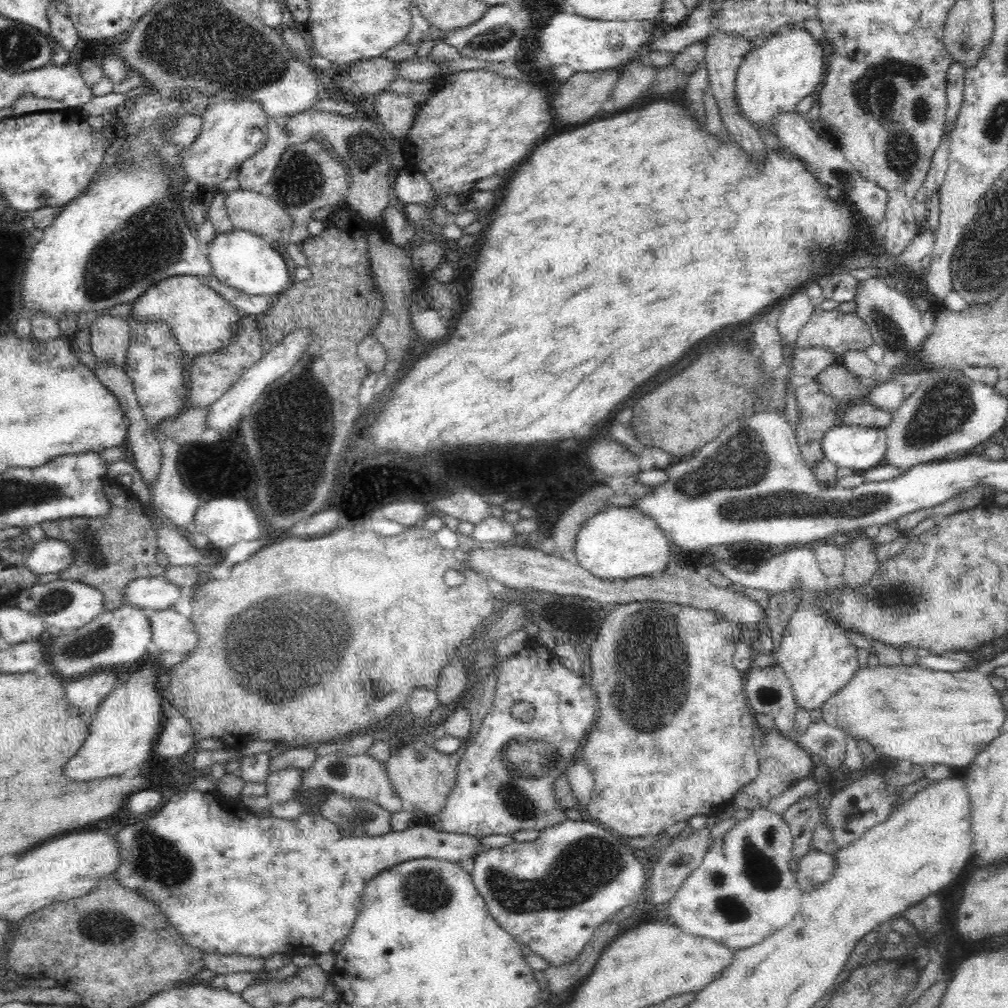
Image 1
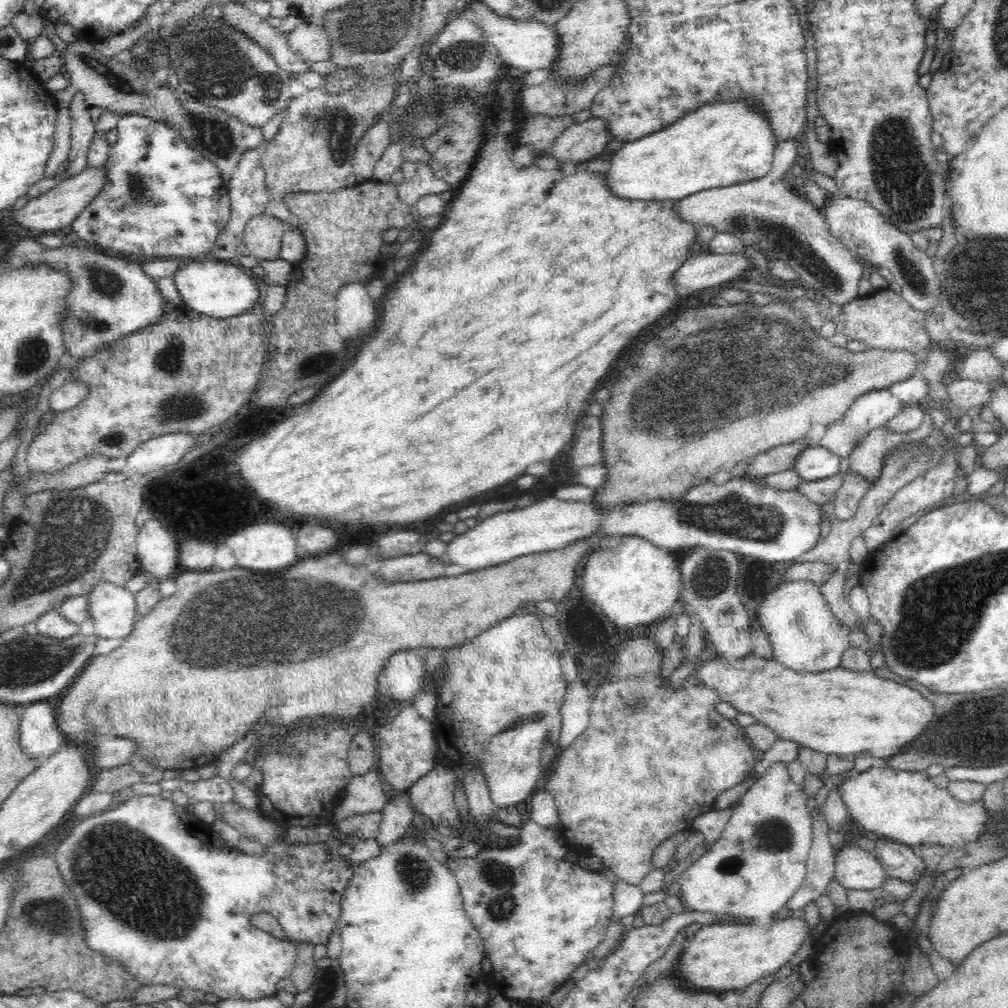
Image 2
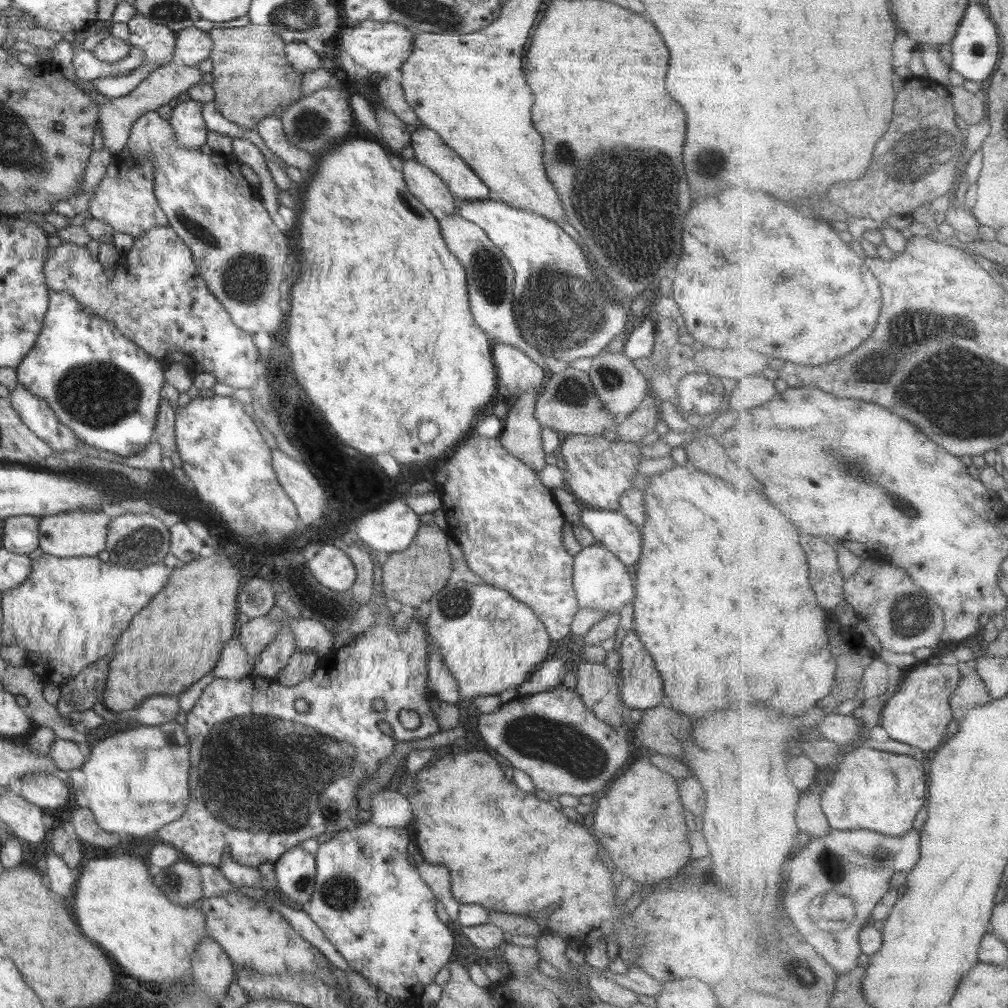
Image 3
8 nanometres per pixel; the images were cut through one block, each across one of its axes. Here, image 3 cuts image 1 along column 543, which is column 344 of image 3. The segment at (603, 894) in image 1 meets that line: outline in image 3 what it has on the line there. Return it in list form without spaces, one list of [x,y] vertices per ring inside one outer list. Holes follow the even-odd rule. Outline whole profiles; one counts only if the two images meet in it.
[[[369,820],[357,825],[355,830],[342,830],[334,838],[320,844],[318,852],[315,854],[316,874],[314,892],[305,909],[311,916],[311,919],[322,929],[326,938],[330,939],[330,942],[334,944],[334,948],[348,961],[353,971],[360,973],[370,983],[397,1001],[406,1001],[414,1004],[424,992],[424,988],[428,984],[432,984],[436,980],[436,974],[450,962],[451,952],[454,952],[454,936],[452,935],[451,924],[442,922],[438,915],[436,915],[435,906],[437,898],[434,896],[432,889],[422,880],[422,875],[420,875],[417,865],[408,862],[411,858],[408,853],[408,844],[410,844],[411,838],[407,827],[384,828],[376,826]]]

